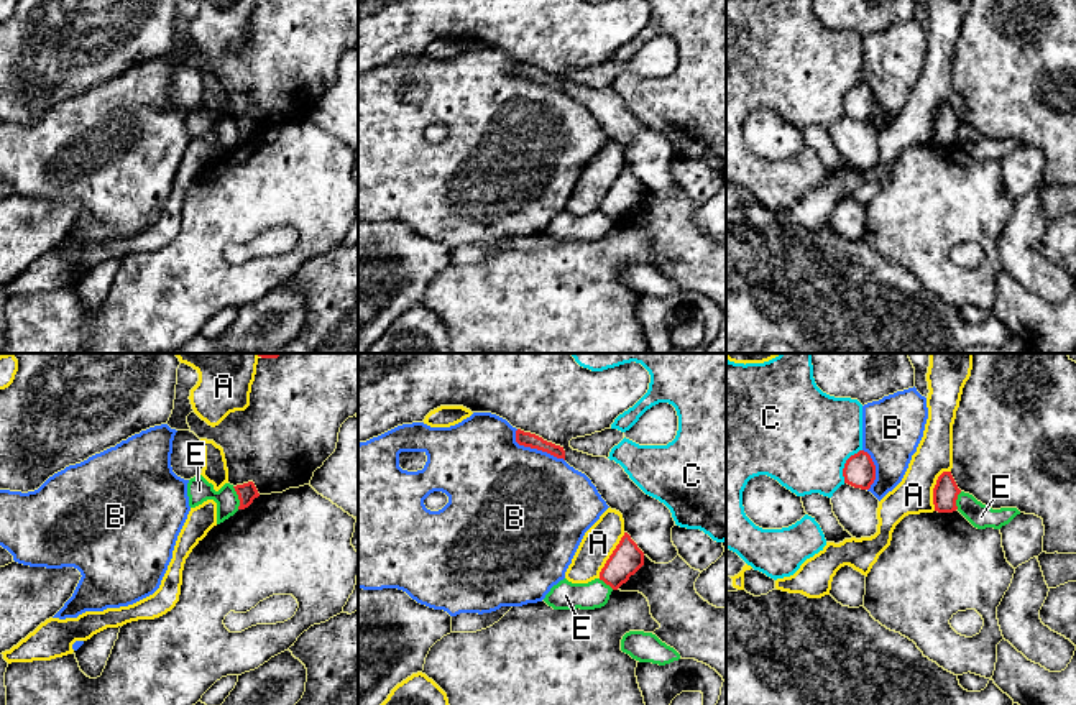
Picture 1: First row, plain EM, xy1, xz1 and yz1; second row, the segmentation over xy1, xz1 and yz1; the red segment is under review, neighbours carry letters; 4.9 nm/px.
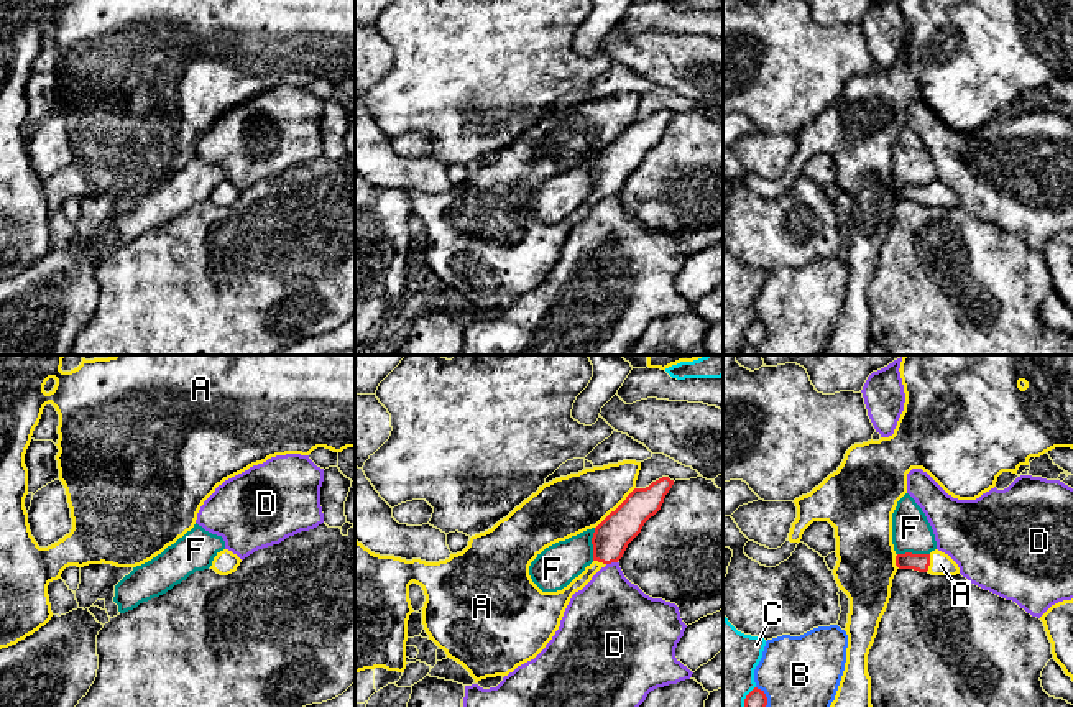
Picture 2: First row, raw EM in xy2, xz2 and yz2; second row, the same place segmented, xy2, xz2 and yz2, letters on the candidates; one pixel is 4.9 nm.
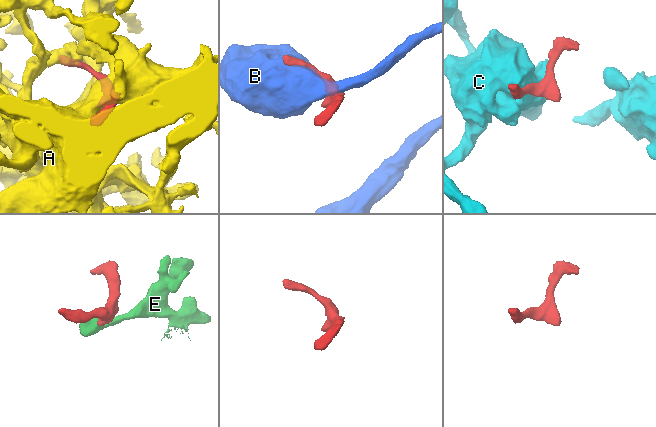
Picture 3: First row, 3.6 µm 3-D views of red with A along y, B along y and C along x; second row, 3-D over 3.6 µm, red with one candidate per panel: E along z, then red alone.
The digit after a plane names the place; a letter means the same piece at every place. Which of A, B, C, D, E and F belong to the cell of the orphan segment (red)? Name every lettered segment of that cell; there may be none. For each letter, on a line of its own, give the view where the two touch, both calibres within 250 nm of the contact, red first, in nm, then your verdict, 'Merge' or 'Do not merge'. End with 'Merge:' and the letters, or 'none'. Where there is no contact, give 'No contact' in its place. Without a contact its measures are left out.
A: Touches red in yz1. Thickness 130 nm (red) against 190 nm. Merge
B: Touches red in xz1. Thickness 70 nm (red) against 480 nm. Do not merge
C: Touches red in yz1. Thickness 160 nm (red) against 480 nm. Do not merge
D: Touches red in xz2. Thickness 180 nm (red) against 360 nm. Do not merge
E: Touches red in xy1. Thickness 90 nm (red) against 120 nm. Do not merge
F: Touches red in xz2. Thickness 180 nm (red) against 200 nm. Do not merge
Merge: A

